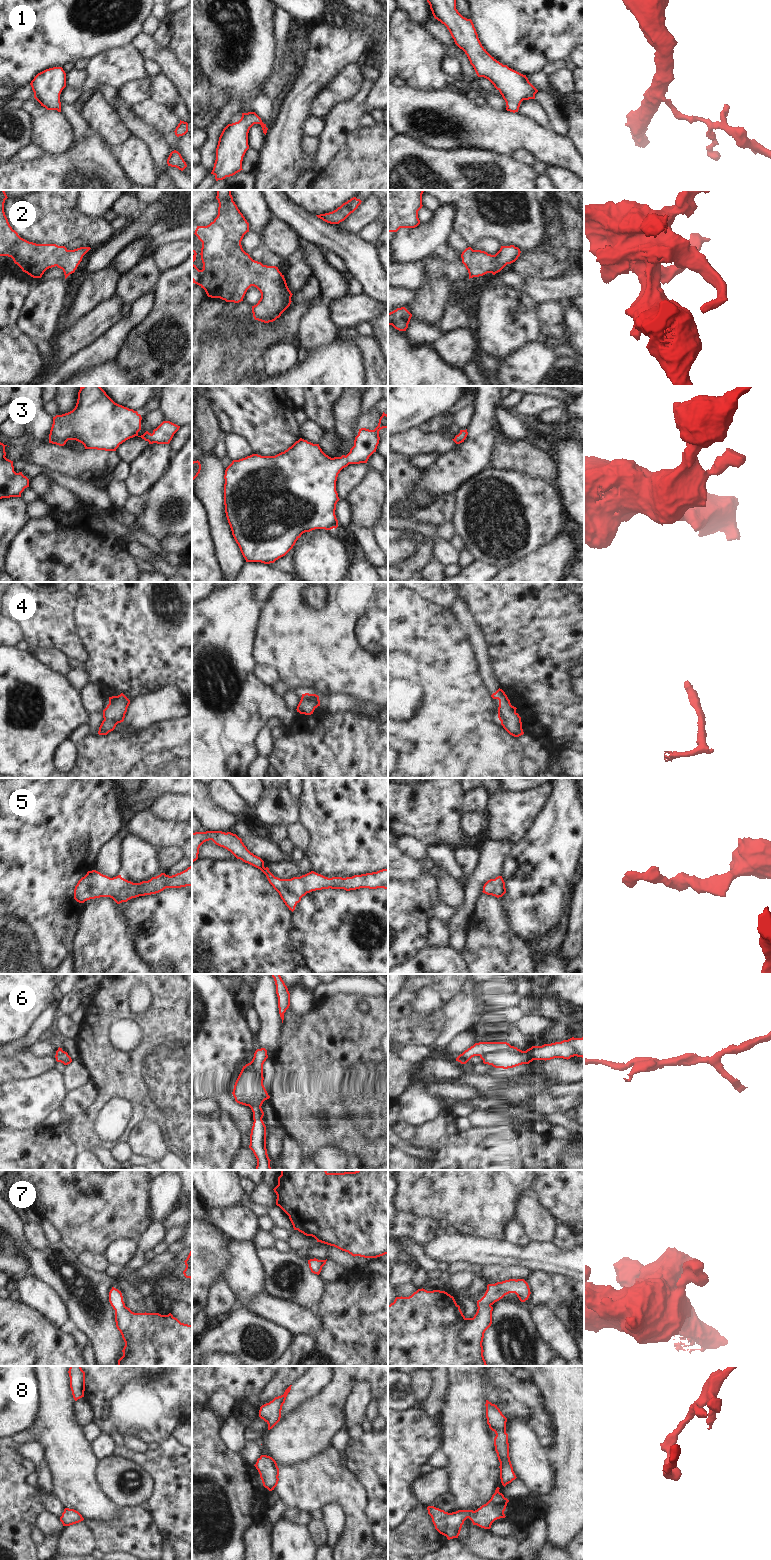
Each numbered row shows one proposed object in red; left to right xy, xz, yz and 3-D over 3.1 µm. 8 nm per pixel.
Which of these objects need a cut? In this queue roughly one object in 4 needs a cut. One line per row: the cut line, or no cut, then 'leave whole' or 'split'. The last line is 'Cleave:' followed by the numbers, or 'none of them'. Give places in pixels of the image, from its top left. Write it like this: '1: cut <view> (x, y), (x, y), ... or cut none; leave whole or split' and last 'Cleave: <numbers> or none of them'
1: cut none; leave whole
2: cut none; leave whole
3: cut none; leave whole
4: cut none; leave whole
5: cut none; leave whole
6: cut yz (523, 1051), (491, 1051), (480, 1056); split
7: cut none; leave whole
8: cut none; leave whole
Cleave: 6

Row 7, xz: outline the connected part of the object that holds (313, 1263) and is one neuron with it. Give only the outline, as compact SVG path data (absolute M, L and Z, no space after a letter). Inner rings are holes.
M316 1258L308 1260L309 1268L312 1273L319 1275L322 1267L326 1264L326 1260L318 1260Z

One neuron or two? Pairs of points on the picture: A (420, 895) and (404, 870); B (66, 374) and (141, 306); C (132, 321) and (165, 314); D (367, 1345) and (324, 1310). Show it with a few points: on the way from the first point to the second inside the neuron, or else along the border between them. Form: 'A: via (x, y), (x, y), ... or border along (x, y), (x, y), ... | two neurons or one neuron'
A: border along (424, 870), (416, 878), (398, 880) | two neurons
B: via (85, 359), (96, 354), (125, 325) | one neuron
C: border along (154, 298), (151, 310), (127, 336) | two neurons
D: via (356, 1334), (335, 1313) | one neuron

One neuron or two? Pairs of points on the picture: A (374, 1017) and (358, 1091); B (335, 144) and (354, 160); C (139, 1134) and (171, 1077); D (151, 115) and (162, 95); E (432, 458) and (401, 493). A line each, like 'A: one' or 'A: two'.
A: one
B: two
C: two
D: two
E: two

